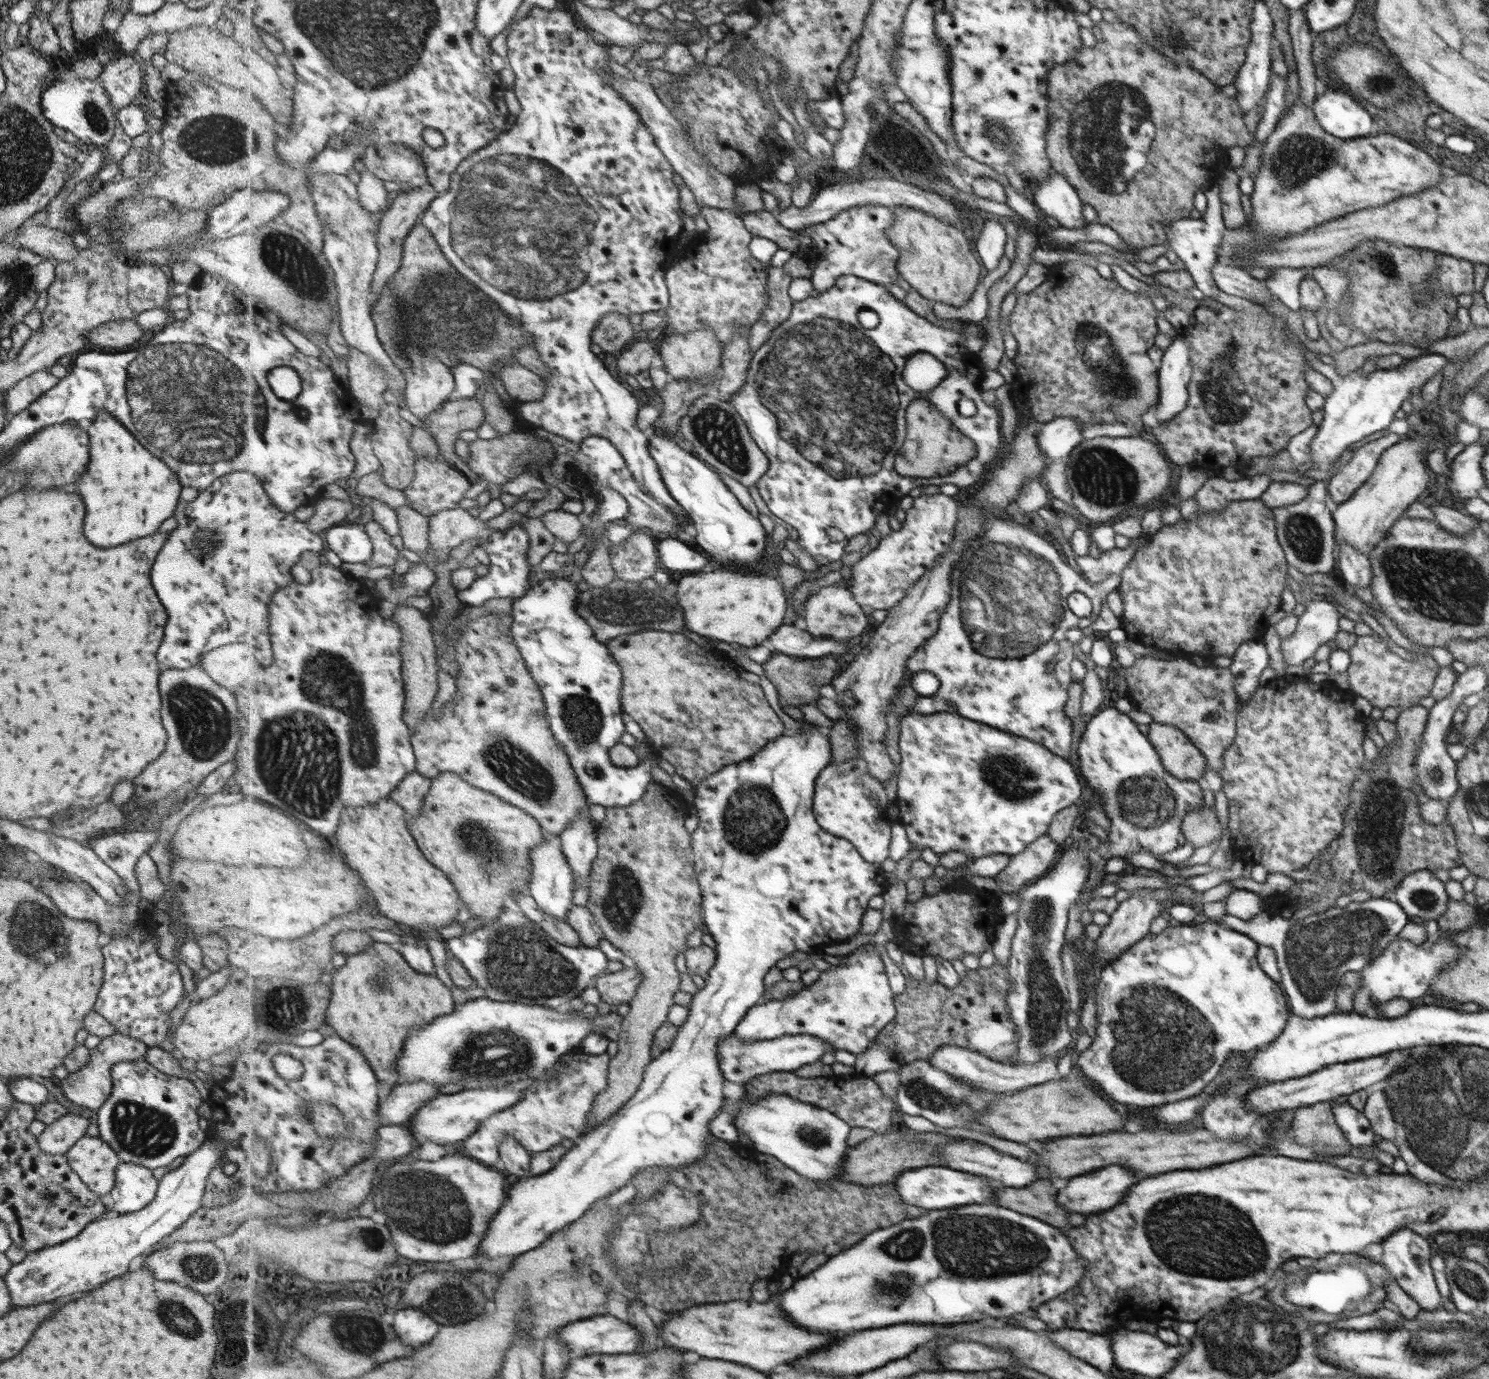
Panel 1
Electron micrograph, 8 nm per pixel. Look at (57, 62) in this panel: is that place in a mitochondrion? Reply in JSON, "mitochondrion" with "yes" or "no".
{"mitochondrion":"no"}

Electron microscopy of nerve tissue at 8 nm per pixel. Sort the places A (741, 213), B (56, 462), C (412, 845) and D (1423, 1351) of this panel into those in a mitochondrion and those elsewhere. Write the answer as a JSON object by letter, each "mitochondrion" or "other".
{"A":"other","B":"mitochondrion","C":"other","D":"mitochondrion"}

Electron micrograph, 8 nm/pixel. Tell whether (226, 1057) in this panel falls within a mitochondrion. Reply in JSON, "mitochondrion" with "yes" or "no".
{"mitochondrion":"no"}

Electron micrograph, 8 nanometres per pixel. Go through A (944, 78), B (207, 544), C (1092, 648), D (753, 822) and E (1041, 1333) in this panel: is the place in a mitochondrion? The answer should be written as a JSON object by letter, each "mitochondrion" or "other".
{"A":"other","B":"mitochondrion","C":"other","D":"mitochondrion","E":"other"}

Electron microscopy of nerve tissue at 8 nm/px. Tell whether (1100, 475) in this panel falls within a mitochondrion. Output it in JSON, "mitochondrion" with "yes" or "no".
{"mitochondrion":"yes"}

